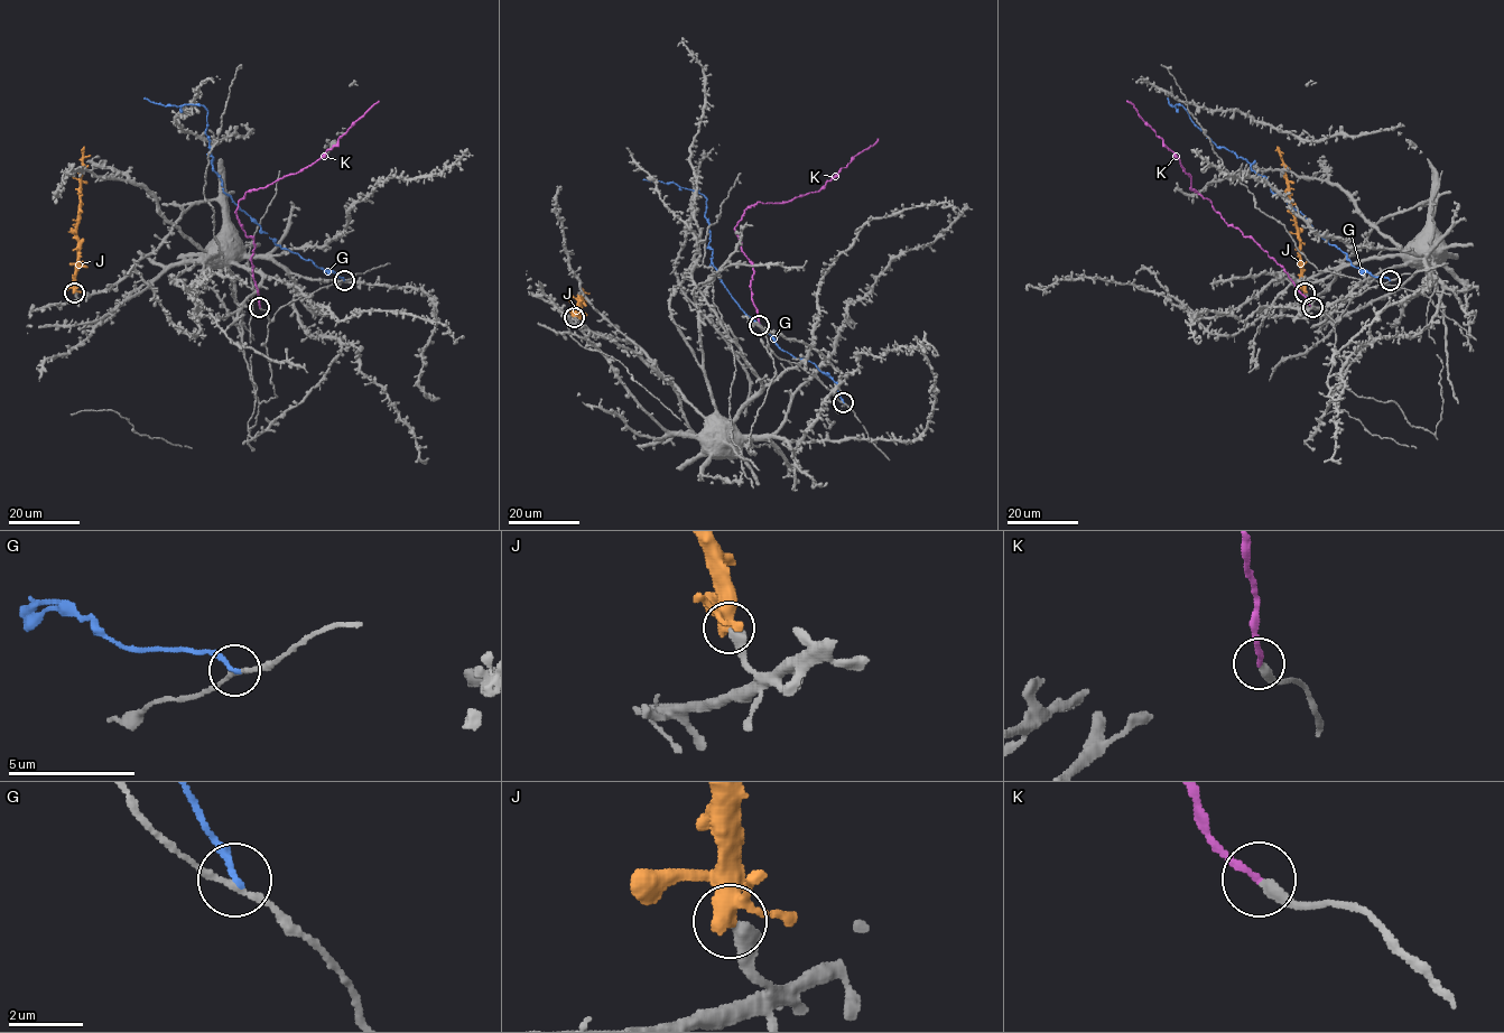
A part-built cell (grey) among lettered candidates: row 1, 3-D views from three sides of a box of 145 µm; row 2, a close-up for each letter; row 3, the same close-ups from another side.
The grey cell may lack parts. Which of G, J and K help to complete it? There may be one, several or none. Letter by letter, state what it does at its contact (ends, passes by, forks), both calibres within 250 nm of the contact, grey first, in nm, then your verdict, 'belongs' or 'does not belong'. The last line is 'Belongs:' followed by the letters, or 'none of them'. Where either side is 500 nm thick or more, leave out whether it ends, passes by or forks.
G: it ends; calibres 170 and 200 nm; does not belong
J: it forks; calibres 440 and 340 nm; does not belong
K: it ends; calibres 280 and 200 nm; belongs
Belongs: K

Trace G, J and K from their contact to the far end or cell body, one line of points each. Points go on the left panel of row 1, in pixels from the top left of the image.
G: (343, 280), (282, 249), (223, 192), (213, 169), (205, 133), (207, 110), (203, 105), (165, 106), (144, 99)
J: (74, 291), (84, 147)
K: (259, 307), (252, 269), (254, 244), (240, 224), (238, 202), (245, 193), (300, 171), (319, 159), (379, 101)

